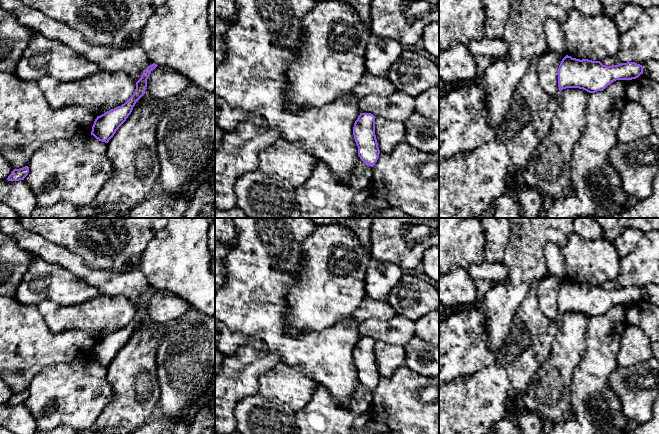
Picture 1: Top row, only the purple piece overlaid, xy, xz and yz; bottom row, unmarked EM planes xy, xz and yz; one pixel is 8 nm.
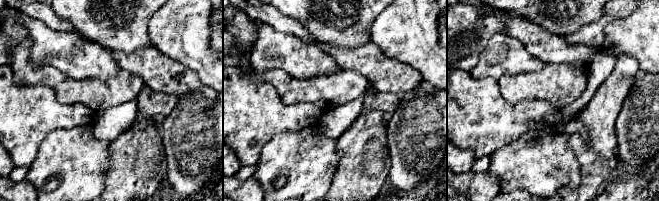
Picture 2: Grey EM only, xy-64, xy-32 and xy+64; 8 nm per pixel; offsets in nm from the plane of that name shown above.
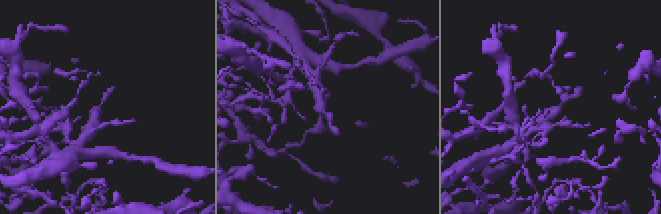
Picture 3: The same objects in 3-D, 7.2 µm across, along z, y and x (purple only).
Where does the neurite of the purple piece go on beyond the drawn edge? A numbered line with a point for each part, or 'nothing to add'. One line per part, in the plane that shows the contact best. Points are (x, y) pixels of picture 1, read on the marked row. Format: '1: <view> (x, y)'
nothing to add

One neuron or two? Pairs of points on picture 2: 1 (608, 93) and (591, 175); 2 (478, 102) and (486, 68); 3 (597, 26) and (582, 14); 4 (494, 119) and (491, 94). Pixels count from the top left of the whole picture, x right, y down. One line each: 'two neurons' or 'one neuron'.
1: one neuron
2: two neurons
3: two neurons
4: one neuron

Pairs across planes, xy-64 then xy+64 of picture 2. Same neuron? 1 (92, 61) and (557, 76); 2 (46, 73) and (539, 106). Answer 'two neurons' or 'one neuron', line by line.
1: two neurons
2: two neurons

